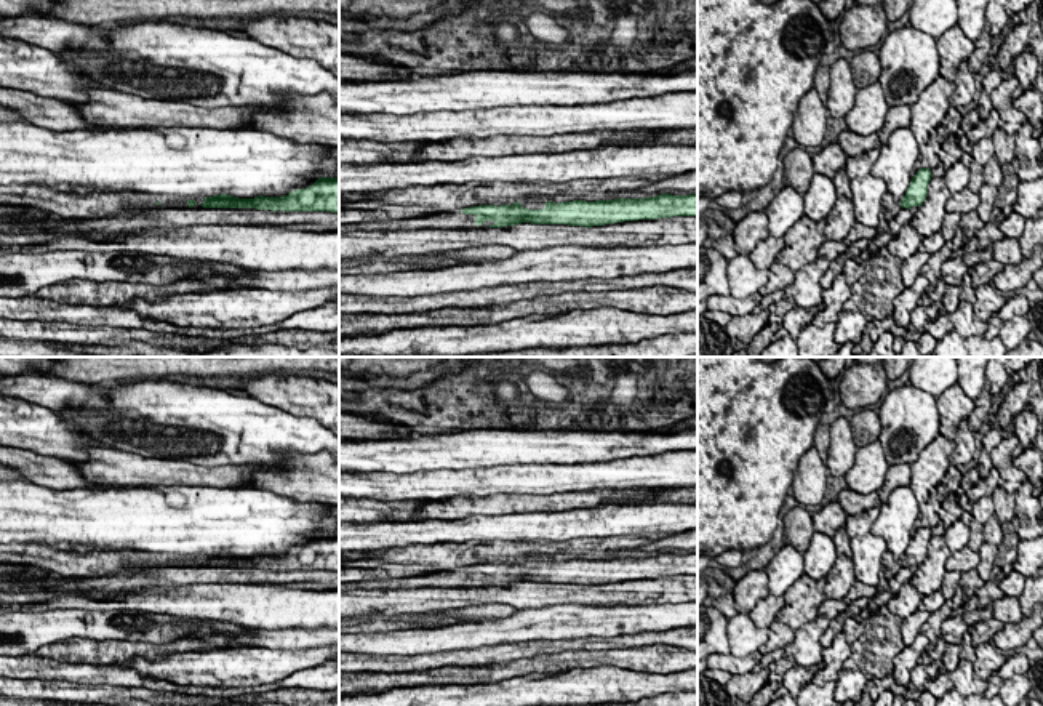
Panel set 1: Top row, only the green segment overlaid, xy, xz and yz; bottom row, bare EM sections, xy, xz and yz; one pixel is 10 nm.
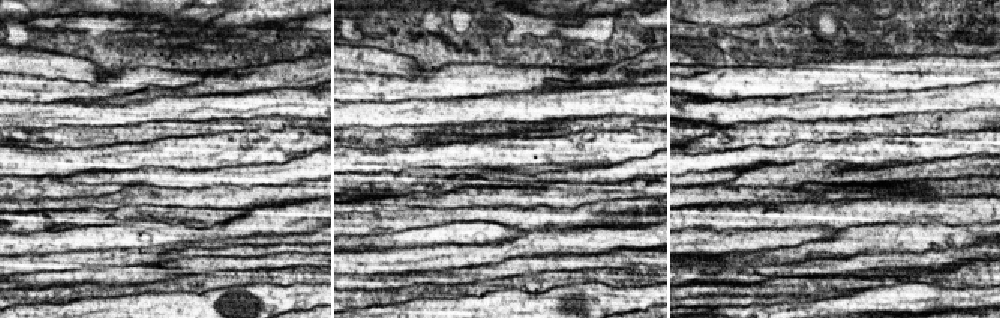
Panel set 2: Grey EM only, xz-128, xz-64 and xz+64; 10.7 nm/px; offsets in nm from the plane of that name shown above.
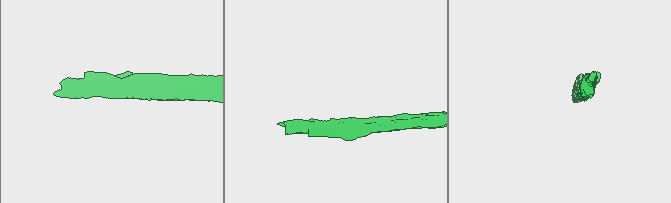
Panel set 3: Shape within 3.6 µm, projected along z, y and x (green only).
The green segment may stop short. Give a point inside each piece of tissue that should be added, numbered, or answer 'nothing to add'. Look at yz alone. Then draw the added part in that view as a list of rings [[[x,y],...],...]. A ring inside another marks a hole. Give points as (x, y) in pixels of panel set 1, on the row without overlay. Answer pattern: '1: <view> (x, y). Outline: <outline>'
nothing to add

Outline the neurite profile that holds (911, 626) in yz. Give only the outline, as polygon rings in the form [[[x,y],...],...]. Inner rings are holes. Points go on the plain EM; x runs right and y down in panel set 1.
[[[918,610],[902,620],[901,634],[905,645],[910,645],[920,634],[921,626],[929,620],[931,613]]]

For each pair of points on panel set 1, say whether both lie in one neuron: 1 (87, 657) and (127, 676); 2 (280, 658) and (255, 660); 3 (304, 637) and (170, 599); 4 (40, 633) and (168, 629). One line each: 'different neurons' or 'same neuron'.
1: different neurons
2: same neuron
3: different neurons
4: same neuron

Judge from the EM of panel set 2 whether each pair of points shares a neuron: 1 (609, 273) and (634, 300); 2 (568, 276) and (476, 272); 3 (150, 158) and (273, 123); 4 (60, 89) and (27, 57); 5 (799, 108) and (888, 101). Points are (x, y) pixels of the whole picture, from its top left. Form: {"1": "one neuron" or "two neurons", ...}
{"1": "two neurons", "2": "two neurons", "3": "two neurons", "4": "two neurons", "5": "one neuron"}

